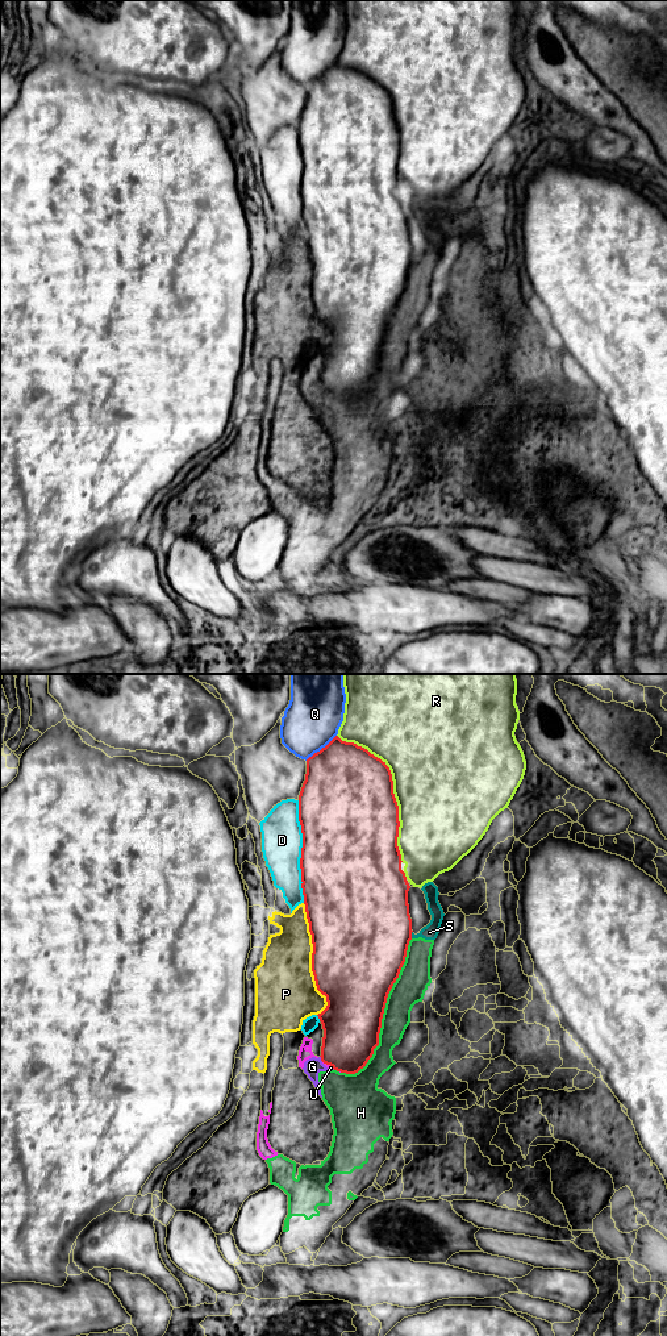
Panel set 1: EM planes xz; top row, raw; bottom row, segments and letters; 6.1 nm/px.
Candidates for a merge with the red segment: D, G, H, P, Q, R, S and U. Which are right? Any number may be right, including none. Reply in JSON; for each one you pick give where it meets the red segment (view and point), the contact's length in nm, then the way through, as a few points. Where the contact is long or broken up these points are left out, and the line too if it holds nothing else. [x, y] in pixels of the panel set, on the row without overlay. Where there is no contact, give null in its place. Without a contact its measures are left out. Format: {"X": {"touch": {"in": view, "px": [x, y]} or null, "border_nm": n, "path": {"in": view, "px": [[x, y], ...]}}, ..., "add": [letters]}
{"add": []}

